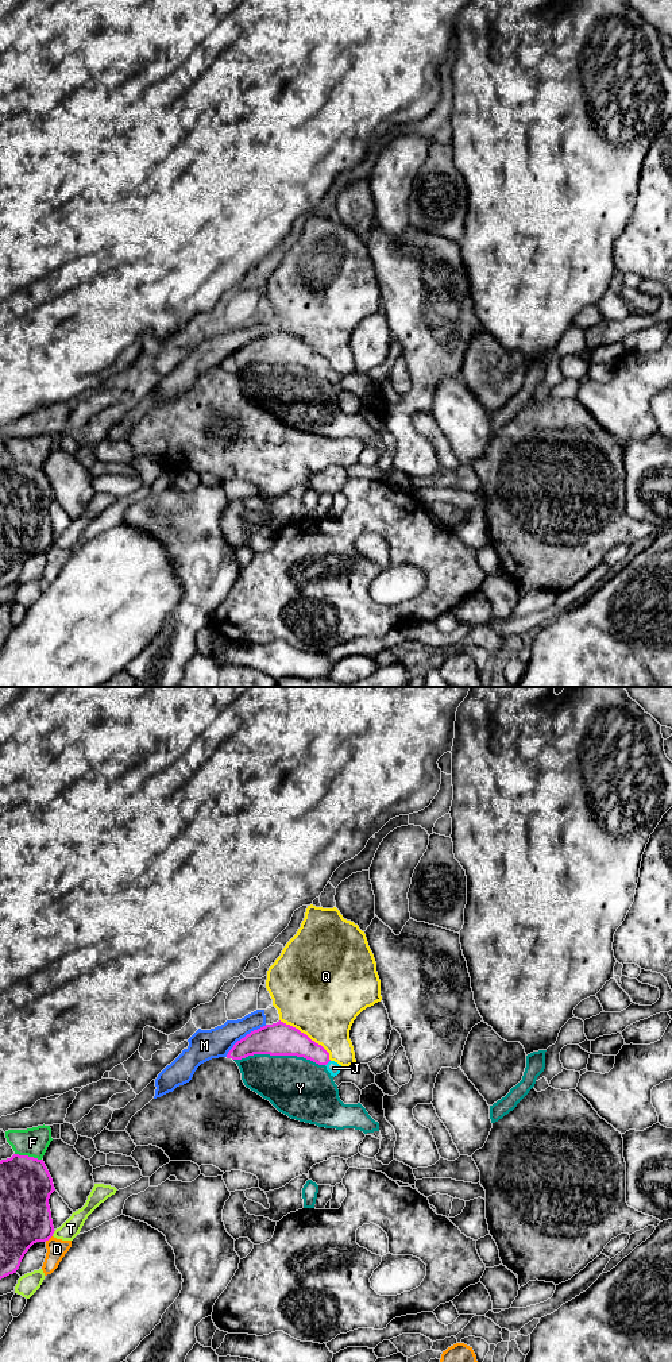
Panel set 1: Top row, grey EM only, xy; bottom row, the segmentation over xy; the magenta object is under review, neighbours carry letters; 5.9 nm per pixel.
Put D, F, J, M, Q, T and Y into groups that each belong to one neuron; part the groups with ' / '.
D / F / J / M / Q / T / Y

